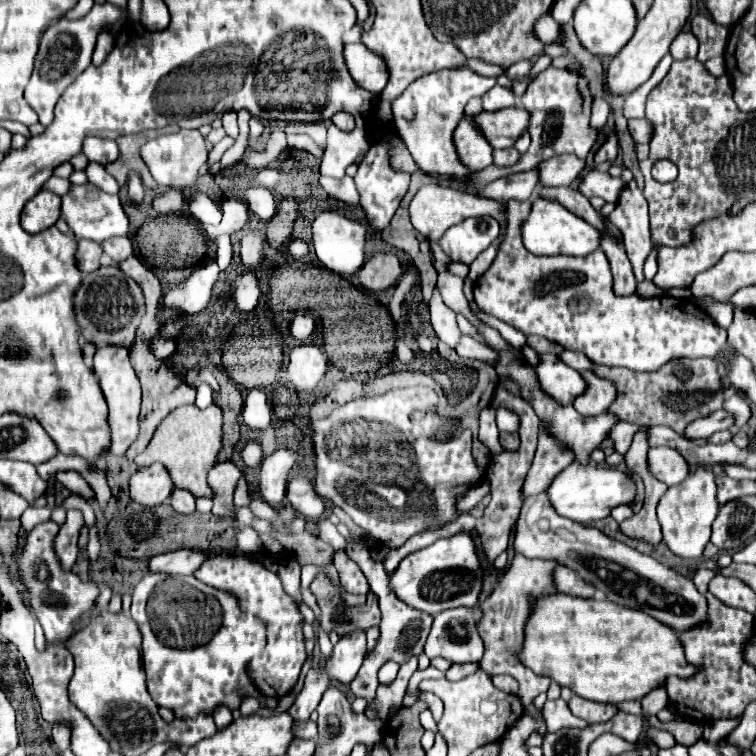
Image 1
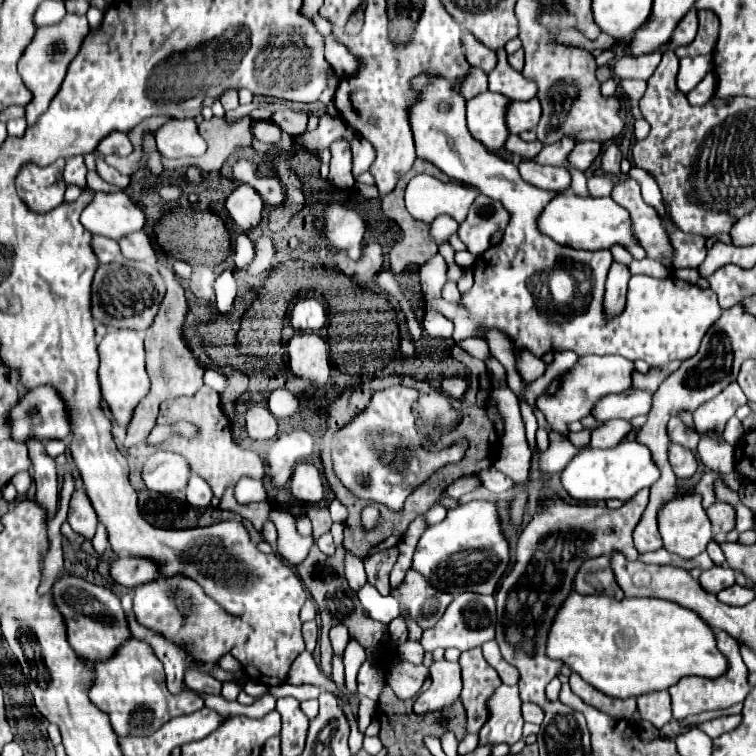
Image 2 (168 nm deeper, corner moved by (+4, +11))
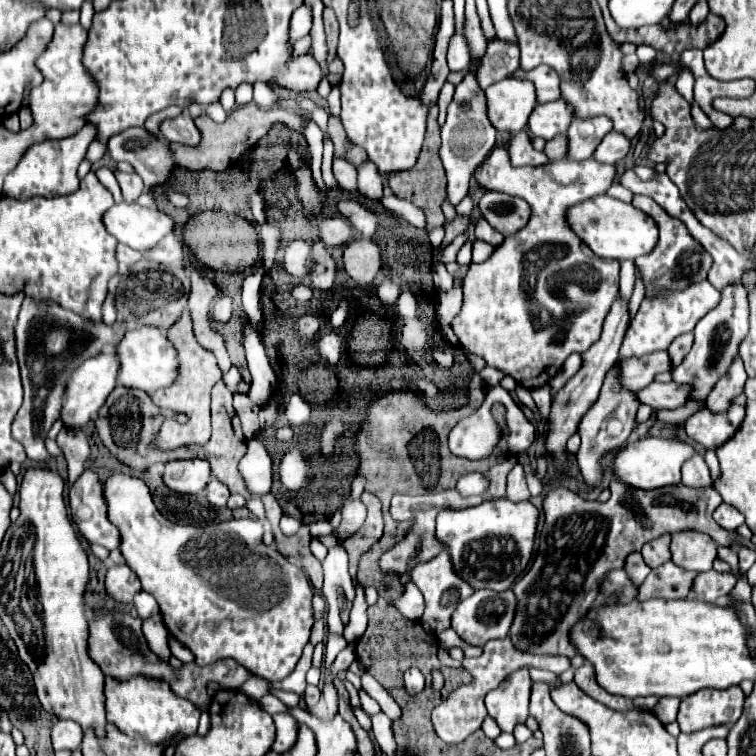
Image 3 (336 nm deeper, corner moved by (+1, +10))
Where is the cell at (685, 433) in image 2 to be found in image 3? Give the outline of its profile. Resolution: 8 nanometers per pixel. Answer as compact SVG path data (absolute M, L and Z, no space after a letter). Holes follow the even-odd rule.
M703 408L685 420L685 432L697 444L711 448L711 446L723 446L727 440L731 440L735 428L727 420L727 416L717 416Z

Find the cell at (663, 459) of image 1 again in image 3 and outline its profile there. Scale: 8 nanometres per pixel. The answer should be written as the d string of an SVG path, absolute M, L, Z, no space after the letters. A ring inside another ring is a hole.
M695 454L693 458L689 458L683 468L683 484L691 486L691 488L699 488L699 486L709 486L711 484L711 476L709 476L709 468L703 460L701 454Z

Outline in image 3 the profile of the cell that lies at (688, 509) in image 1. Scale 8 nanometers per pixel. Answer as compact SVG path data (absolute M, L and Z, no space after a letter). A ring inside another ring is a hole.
M681 530L671 534L671 560L695 572L707 572L717 556L717 544L711 536L695 530Z

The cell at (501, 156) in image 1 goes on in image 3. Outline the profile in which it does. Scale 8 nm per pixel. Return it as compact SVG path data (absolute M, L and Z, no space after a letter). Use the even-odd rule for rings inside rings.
M555 136L555 138L551 138L547 144L545 144L545 150L543 150L545 154L547 154L547 158L549 160L561 160L561 158L565 158L565 154L567 154L567 136Z

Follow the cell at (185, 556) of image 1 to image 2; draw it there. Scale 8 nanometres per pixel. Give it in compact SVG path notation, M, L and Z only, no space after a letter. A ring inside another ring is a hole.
M116 557L110 563L110 577L128 589L136 589L140 585L146 585L146 581L154 581L156 575L158 575L158 569L148 559Z

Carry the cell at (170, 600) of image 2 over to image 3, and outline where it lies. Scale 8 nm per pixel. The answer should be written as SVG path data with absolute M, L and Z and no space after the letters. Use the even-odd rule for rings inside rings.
M147 592L135 594L133 604L135 604L135 608L137 608L137 614L139 614L143 620L147 620L147 618L151 618L151 616L155 616L155 614L161 612L161 610L159 610L159 604L155 602L155 598L151 598L151 594L147 594Z

